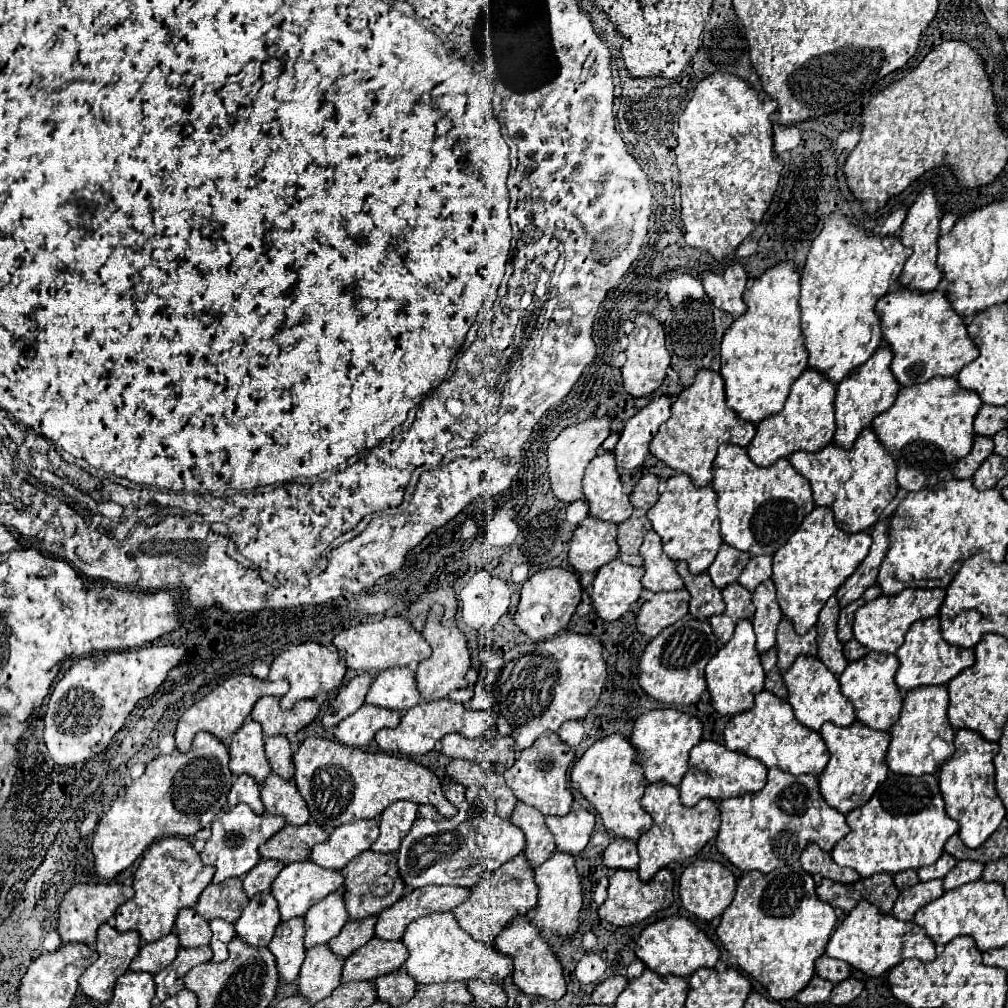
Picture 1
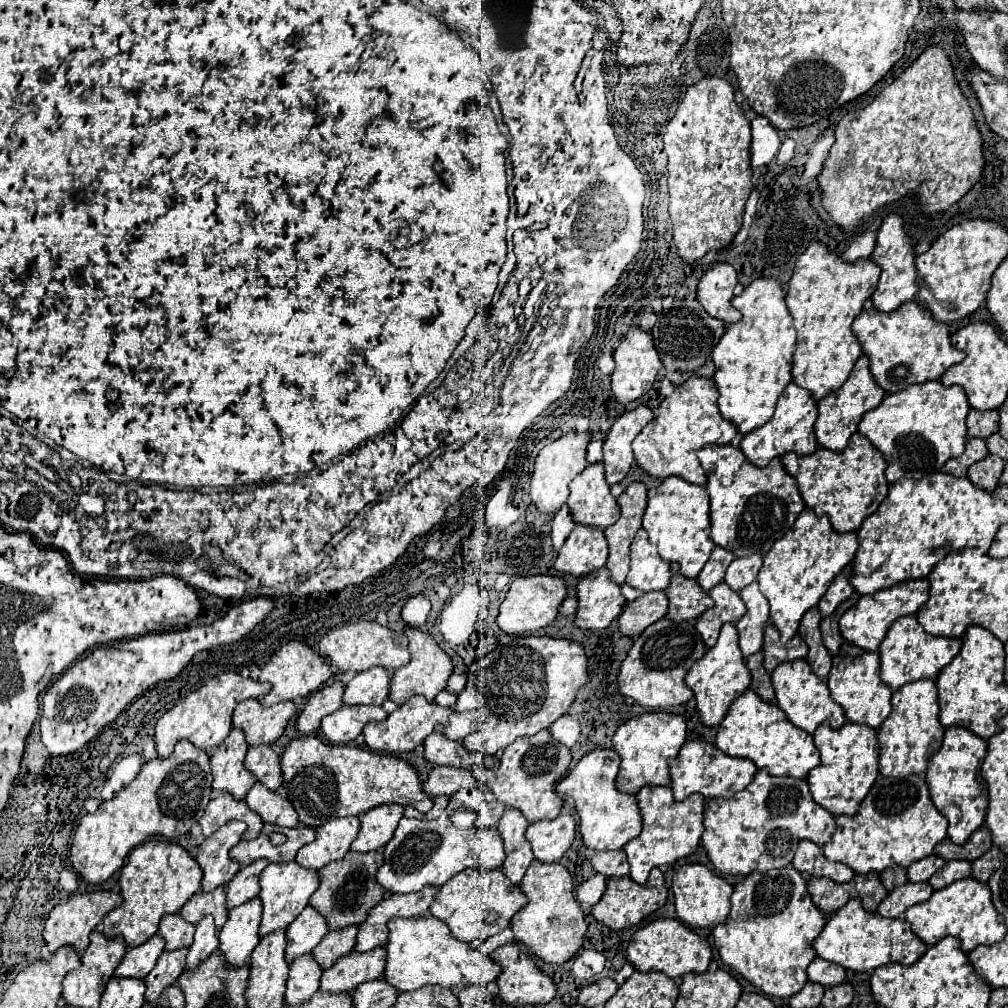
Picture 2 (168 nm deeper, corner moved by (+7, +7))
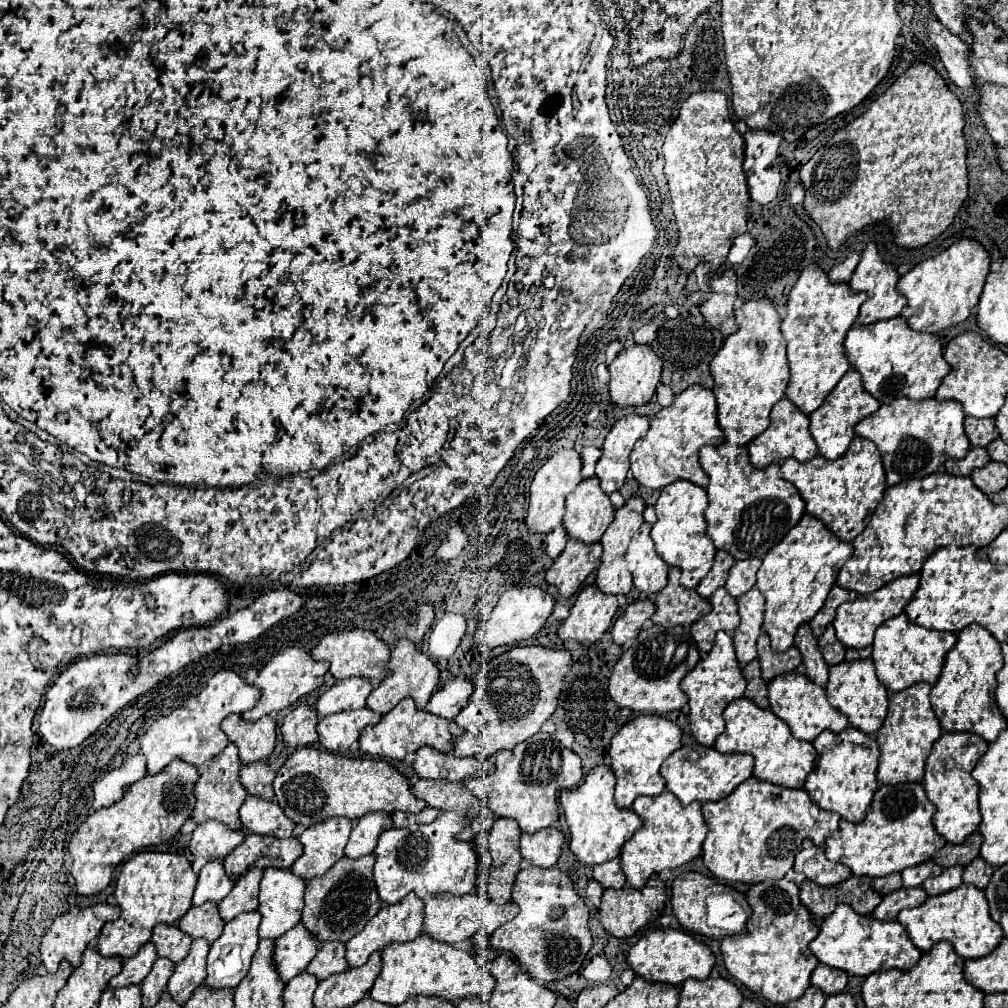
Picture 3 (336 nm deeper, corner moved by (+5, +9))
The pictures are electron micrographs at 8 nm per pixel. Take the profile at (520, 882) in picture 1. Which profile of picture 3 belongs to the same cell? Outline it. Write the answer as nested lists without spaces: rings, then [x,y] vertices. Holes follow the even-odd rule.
[[[469,893],[469,895],[461,895],[461,897],[447,897],[447,895],[433,895],[429,899],[425,899],[425,933],[429,937],[433,937],[435,941],[441,943],[461,943],[465,939],[471,939],[479,929],[485,929],[487,933],[495,931],[497,927],[501,927],[503,923],[507,923],[509,919],[513,919],[517,915],[519,907],[517,905],[495,905],[491,901],[487,901],[481,893]]]

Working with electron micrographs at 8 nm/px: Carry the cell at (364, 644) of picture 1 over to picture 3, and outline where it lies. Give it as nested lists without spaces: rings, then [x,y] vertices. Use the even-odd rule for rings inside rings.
[[[353,629],[353,631],[345,631],[345,633],[337,633],[337,635],[325,635],[317,647],[313,647],[311,657],[315,661],[327,661],[329,673],[335,679],[347,679],[347,677],[365,677],[373,683],[379,683],[387,673],[385,673],[385,665],[389,661],[391,649],[387,643],[383,643],[379,637],[375,637],[373,631],[363,631],[363,629]]]

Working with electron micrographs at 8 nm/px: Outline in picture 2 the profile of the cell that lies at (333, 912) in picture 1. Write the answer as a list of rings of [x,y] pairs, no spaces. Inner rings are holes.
[[[307,905],[303,913],[287,927],[287,961],[313,951],[327,931],[327,921],[323,921],[323,917],[319,917],[319,913]]]

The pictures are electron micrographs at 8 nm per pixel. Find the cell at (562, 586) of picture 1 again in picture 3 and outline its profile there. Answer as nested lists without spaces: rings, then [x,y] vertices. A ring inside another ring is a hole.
[[[539,587],[509,589],[499,597],[499,603],[491,611],[489,619],[479,623],[479,627],[475,631],[475,643],[481,649],[495,649],[495,647],[501,647],[501,645],[515,647],[515,645],[527,641],[529,637],[533,637],[535,633],[539,633],[539,629],[545,625],[547,617],[553,611],[553,605],[555,605],[553,597],[545,591],[541,591]]]

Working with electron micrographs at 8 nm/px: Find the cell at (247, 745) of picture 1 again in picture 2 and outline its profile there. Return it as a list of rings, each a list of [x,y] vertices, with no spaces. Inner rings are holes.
[[[231,729],[229,737],[211,755],[213,791],[229,791],[237,799],[245,799],[247,791],[255,785],[255,777],[243,769],[247,755],[247,741],[241,729]]]

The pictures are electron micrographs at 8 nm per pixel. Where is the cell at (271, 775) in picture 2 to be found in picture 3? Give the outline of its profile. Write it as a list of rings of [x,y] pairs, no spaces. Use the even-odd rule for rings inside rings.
[[[257,761],[253,765],[243,765],[239,771],[239,781],[247,789],[247,793],[261,797],[265,801],[273,799],[273,779],[275,773],[263,761]]]

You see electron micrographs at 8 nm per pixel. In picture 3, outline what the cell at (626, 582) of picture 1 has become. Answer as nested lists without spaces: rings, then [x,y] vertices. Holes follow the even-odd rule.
[[[595,585],[583,587],[569,617],[557,629],[557,637],[563,641],[573,639],[577,643],[597,643],[609,629],[617,609],[615,595],[603,595]]]

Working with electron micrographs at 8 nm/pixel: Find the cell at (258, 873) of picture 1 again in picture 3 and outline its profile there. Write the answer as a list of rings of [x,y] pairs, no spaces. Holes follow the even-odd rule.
[[[253,867],[243,877],[239,877],[231,889],[231,893],[217,905],[221,919],[227,923],[235,919],[239,913],[255,911],[259,907],[257,893],[259,893],[259,881],[263,871],[259,867]]]

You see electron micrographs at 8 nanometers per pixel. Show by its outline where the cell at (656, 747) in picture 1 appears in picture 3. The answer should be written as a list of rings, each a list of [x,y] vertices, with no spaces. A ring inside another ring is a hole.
[[[639,715],[627,721],[611,741],[609,757],[611,771],[617,779],[615,803],[621,809],[631,809],[633,801],[641,795],[661,795],[665,791],[665,781],[659,775],[661,763],[681,747],[681,729],[659,715]]]

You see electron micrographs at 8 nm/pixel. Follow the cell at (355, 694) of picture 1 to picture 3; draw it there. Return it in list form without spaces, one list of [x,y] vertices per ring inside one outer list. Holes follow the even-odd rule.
[[[307,701],[299,703],[285,719],[281,725],[283,741],[289,747],[309,747],[317,743],[317,713],[309,707]]]

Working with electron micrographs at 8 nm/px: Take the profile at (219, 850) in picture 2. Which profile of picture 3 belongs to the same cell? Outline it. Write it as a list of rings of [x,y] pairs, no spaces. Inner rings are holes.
[[[211,861],[207,863],[197,879],[197,887],[195,887],[195,895],[193,895],[193,907],[199,907],[207,901],[219,903],[223,897],[227,897],[227,893],[231,891],[233,881],[225,875],[223,871],[223,863],[219,861]]]

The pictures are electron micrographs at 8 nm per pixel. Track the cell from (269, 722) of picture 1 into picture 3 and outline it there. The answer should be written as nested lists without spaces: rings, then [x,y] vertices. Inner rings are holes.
[[[229,715],[223,719],[221,729],[231,743],[239,749],[243,765],[265,761],[275,749],[275,719],[261,717],[257,721],[243,721],[241,715]]]

